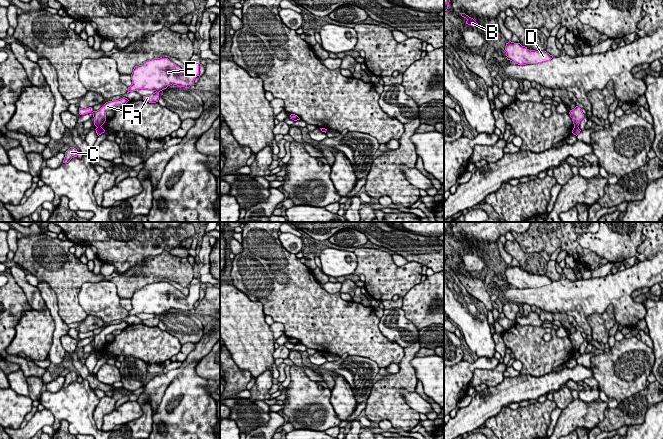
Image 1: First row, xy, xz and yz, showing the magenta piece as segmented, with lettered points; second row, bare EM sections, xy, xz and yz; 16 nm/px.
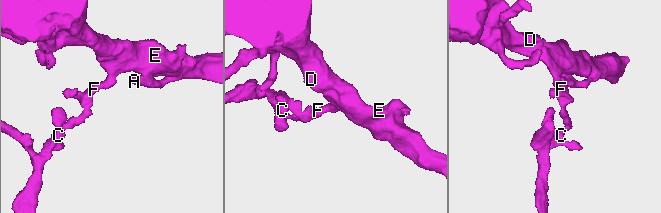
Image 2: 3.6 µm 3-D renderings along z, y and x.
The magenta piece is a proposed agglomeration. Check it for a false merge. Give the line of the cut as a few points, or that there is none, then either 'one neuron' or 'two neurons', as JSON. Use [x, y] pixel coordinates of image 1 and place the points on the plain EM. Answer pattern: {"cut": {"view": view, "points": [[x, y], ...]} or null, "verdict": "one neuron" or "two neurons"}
{"cut": {"view": "xy", "points": [[97, 350], [100, 351]]}, "verdict": "two neurons"}

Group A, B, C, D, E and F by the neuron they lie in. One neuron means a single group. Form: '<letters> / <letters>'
A B D E F / C

